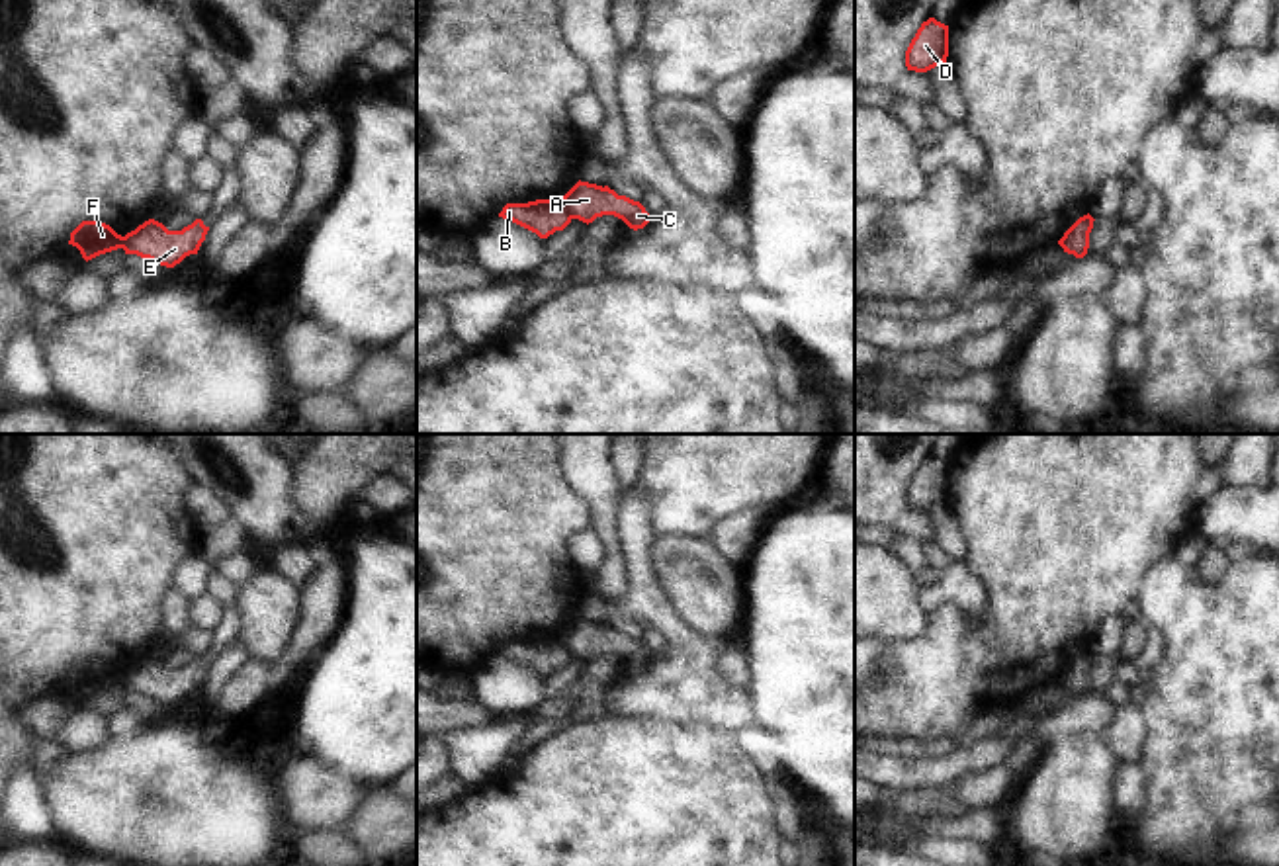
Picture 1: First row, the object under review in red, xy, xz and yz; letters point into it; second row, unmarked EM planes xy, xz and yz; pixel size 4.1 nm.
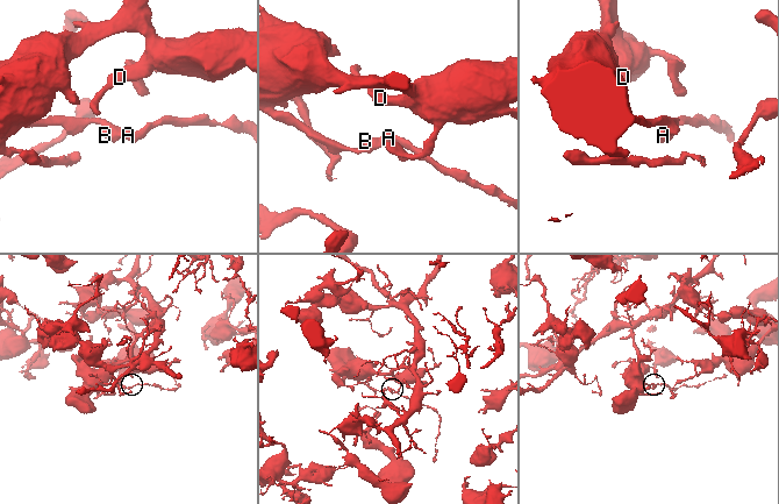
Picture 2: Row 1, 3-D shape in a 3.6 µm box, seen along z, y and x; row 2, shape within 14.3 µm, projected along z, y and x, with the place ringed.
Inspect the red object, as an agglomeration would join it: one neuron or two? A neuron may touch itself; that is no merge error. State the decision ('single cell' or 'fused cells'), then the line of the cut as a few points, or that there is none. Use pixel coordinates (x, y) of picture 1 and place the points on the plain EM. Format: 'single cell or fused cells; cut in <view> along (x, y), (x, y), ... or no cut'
fused cells; cut in xz along (558, 640), (572, 655)

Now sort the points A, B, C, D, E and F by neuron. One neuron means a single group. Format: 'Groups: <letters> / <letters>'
Groups: A C E / B D F

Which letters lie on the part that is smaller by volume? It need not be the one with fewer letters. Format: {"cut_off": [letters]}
{"cut_off": ["A", "C", "E"]}

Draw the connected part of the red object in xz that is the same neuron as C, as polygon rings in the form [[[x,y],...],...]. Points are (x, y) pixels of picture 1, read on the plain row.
[[[581,618],[559,637],[559,641],[571,657],[579,657],[587,663],[596,655],[614,653],[630,667],[638,669],[651,659],[651,653],[640,639],[618,633],[608,624],[602,626]]]

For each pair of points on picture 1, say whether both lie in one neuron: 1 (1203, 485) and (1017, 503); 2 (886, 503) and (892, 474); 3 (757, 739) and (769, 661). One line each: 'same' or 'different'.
1: different
2: same
3: same

